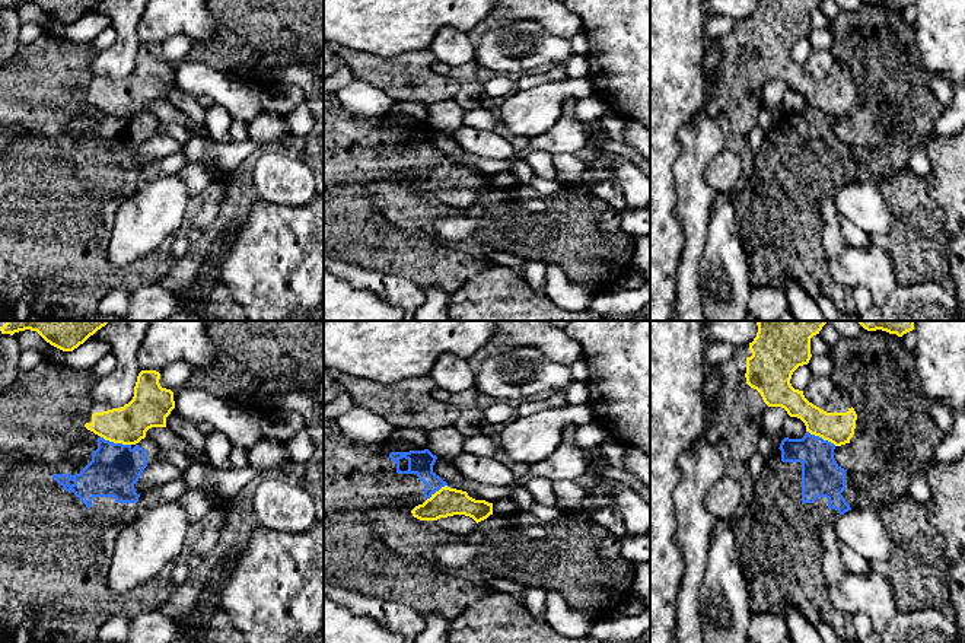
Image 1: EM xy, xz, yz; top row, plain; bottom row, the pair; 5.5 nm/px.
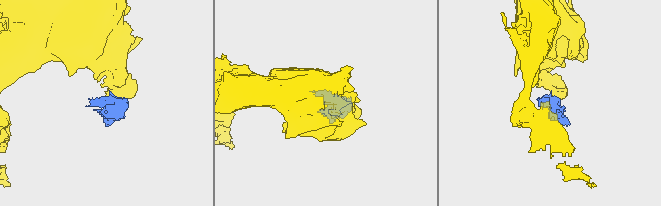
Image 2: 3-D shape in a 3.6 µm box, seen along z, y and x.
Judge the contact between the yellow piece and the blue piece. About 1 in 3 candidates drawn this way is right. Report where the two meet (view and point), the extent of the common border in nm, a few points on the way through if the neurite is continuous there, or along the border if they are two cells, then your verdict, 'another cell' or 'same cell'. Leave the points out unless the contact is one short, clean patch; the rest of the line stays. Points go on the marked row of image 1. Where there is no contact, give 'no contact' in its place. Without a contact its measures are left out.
xy (115, 442) | 190 nm | along xy (99, 435), (105, 439), (130, 445) | another cell

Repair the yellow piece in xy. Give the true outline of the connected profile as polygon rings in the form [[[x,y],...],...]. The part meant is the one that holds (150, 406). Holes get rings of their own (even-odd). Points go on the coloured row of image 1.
[[[140,370],[128,404],[121,408],[106,404],[82,407],[73,414],[74,426],[114,443],[138,443],[149,429],[166,427],[166,417],[175,408],[173,392],[162,388],[159,379],[157,370]]]

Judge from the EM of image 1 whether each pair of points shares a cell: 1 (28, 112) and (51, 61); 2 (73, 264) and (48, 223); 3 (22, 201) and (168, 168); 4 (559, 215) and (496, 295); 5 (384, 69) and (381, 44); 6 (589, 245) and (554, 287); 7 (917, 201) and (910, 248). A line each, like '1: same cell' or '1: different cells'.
1: same cell
2: same cell
3: different cells
4: different cells
5: different cells
6: different cells
7: same cell

